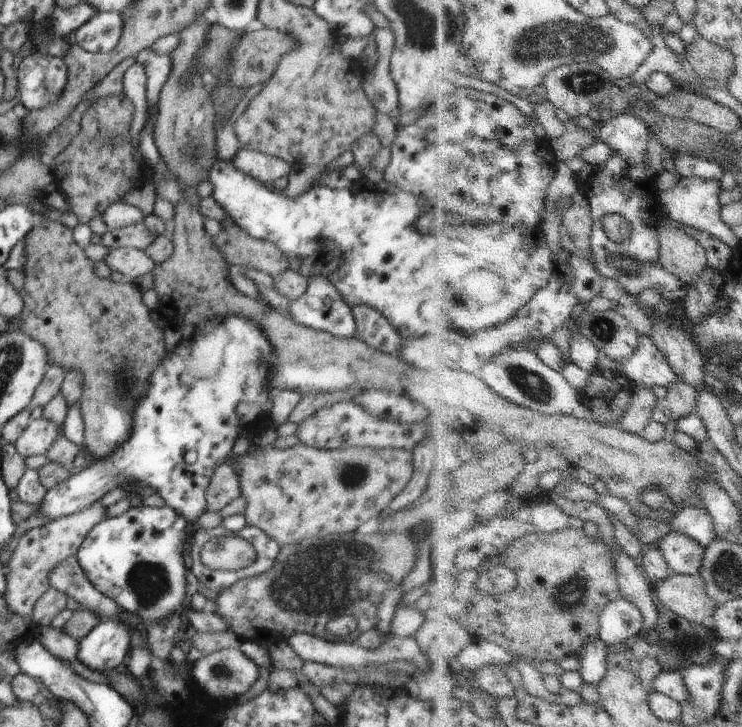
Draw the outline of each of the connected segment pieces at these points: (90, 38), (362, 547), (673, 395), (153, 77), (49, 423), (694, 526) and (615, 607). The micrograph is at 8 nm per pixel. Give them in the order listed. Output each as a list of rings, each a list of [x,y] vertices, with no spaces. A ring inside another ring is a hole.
[[[116,11],[96,13],[72,34],[72,42],[91,53],[106,53],[120,42],[122,16]]]
[[[385,525],[385,530],[361,536],[359,533],[343,537],[314,538],[310,542],[290,543],[281,546],[274,566],[258,576],[238,580],[229,589],[219,593],[220,610],[217,615],[226,620],[228,630],[243,641],[252,641],[269,646],[274,642],[288,641],[292,634],[308,631],[330,642],[353,643],[363,632],[375,629],[377,606],[380,595],[387,588],[398,586],[408,576],[417,563],[425,560],[426,553],[419,548],[419,542],[405,529],[395,530]],[[342,615],[352,615],[357,619],[356,629],[345,635],[333,635],[326,631],[326,623]]]
[[[685,382],[670,386],[667,395],[658,398],[658,404],[651,414],[652,420],[663,424],[670,420],[680,420],[696,410],[697,396],[696,387]]]
[[[148,47],[138,53],[137,61],[144,66],[147,76],[148,112],[152,114],[152,120],[157,120],[159,94],[172,72],[171,55],[160,55],[158,52],[152,52],[152,48]]]
[[[32,419],[22,436],[15,442],[16,450],[26,459],[30,456],[44,455],[60,436],[62,428],[54,420]]]
[[[684,506],[677,512],[669,530],[678,530],[692,536],[696,542],[709,547],[717,537],[715,518],[711,512],[696,506]]]
[[[628,598],[613,602],[601,618],[601,638],[608,646],[626,642],[644,628],[644,612]]]

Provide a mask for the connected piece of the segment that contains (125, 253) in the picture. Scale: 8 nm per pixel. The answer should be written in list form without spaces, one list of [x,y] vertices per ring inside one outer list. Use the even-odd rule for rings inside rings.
[[[134,247],[110,248],[104,261],[116,278],[128,278],[130,281],[148,274],[156,264],[145,250]]]

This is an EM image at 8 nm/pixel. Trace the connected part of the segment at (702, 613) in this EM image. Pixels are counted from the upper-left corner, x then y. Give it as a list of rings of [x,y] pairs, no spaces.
[[[676,573],[668,580],[665,580],[664,584],[655,585],[653,589],[657,591],[660,604],[665,606],[667,611],[674,610],[682,618],[686,618],[692,622],[699,622],[700,624],[706,624],[708,620],[714,618],[721,606],[710,596],[708,582],[706,582],[706,578],[701,573],[698,575]]]

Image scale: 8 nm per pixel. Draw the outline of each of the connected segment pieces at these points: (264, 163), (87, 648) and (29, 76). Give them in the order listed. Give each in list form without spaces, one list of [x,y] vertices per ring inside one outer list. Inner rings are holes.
[[[241,148],[230,160],[236,170],[252,176],[269,187],[279,178],[288,177],[291,164],[273,153]]]
[[[110,620],[110,622],[98,623],[82,640],[79,641],[76,658],[84,666],[92,670],[114,670],[118,664],[122,664],[122,670],[128,661],[130,649],[130,628],[124,622]]]
[[[40,49],[20,61],[16,74],[20,100],[29,111],[54,106],[68,82],[66,64],[61,57]]]

